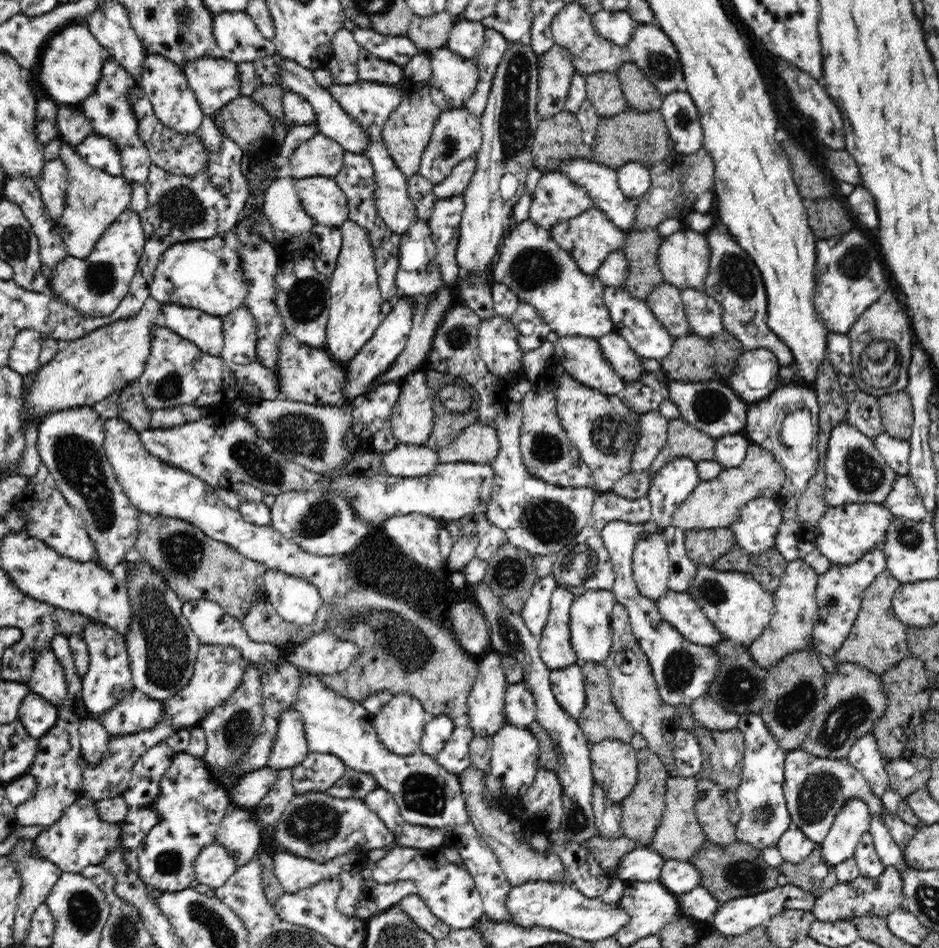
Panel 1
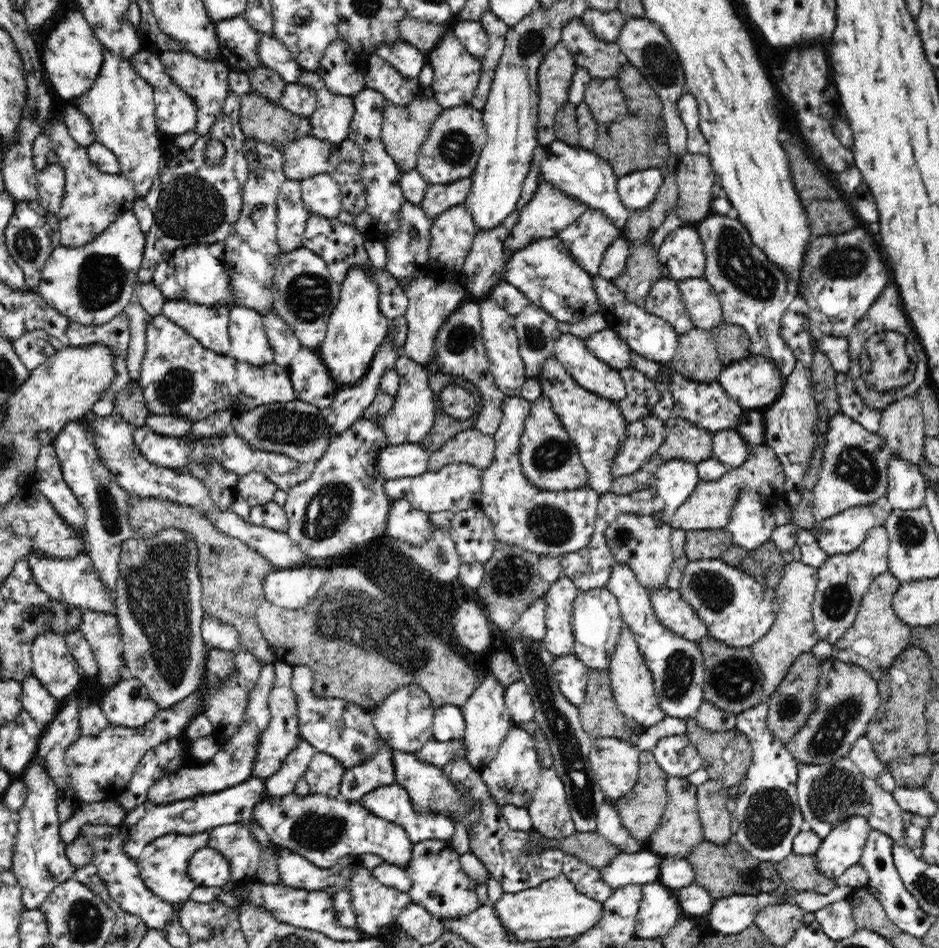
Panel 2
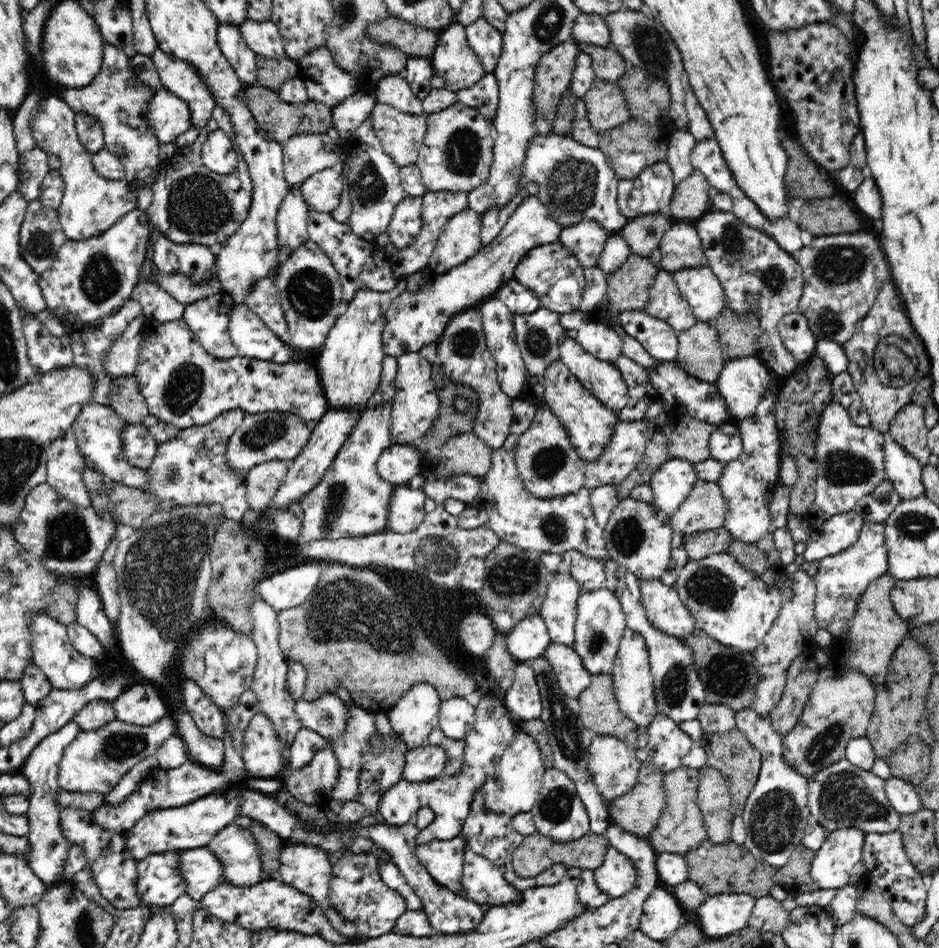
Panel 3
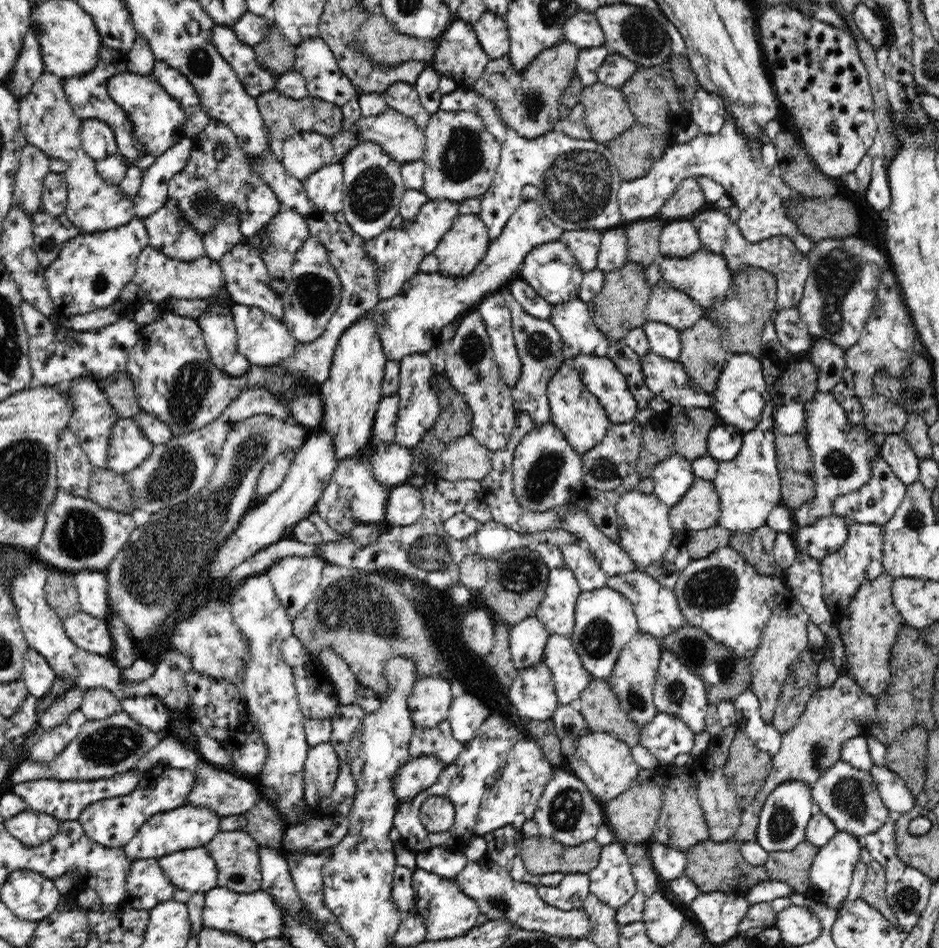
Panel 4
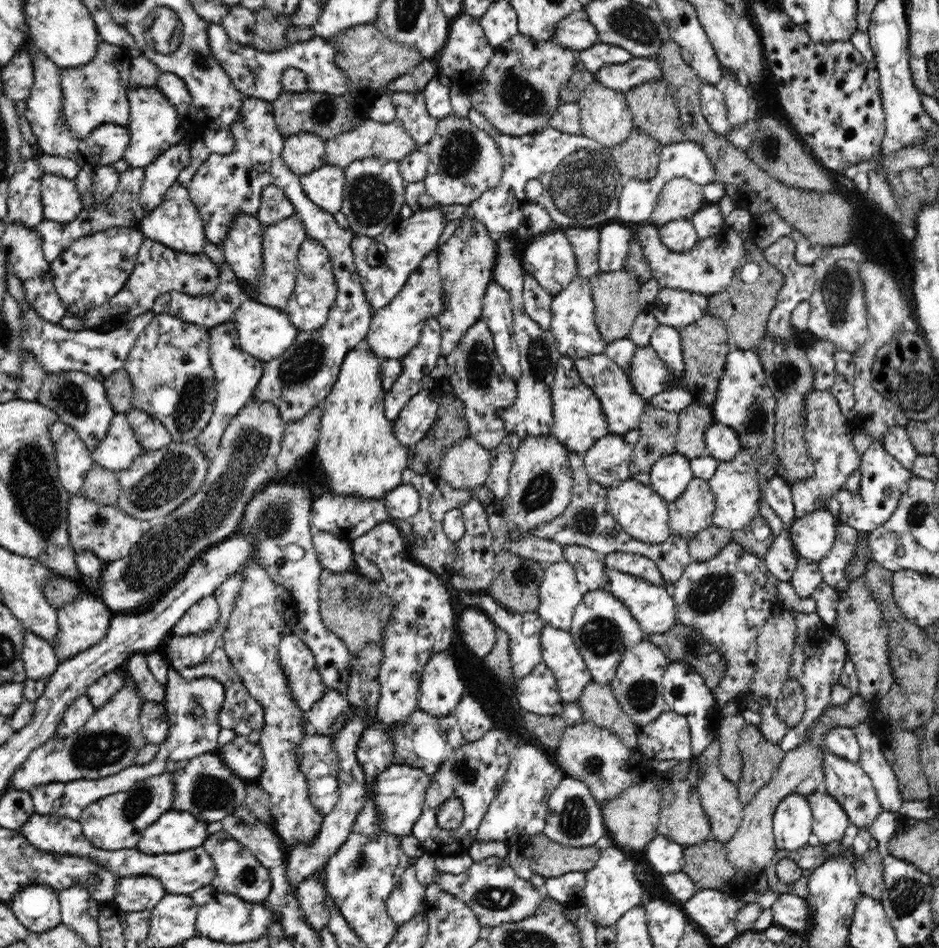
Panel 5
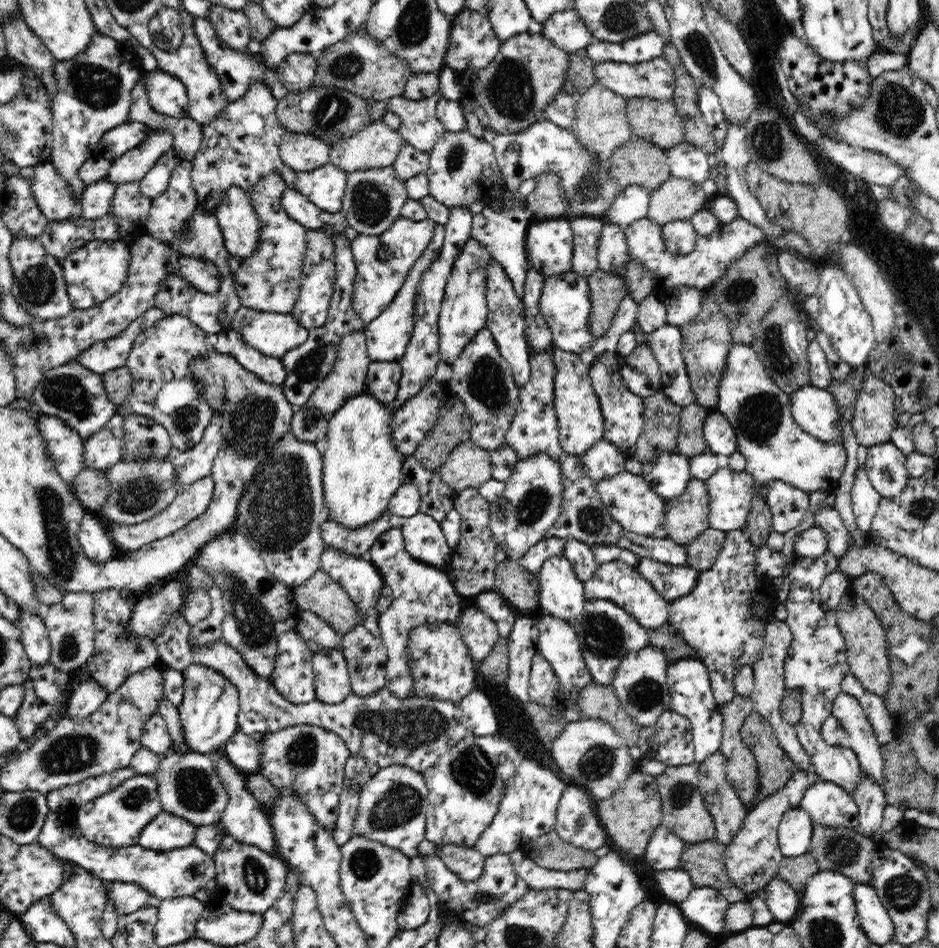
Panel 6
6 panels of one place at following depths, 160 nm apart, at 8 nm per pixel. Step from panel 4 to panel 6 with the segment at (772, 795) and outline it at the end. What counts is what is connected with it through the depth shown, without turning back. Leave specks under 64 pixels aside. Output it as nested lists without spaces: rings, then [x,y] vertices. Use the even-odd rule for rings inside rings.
[[[790,808],[783,814],[777,828],[781,853],[786,856],[800,856],[810,850],[814,822],[805,810]]]

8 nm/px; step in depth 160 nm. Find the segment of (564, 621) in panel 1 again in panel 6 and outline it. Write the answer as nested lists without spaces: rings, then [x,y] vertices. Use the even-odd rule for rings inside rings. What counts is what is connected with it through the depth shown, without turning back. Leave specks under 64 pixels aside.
[[[565,556],[548,558],[537,577],[540,608],[571,623],[582,614],[587,601],[584,585]]]

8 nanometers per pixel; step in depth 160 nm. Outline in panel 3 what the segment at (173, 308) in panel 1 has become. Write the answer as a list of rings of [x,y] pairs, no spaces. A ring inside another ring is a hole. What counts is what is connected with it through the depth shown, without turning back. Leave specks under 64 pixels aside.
[[[224,291],[184,305],[182,320],[192,329],[205,351],[226,360],[236,356],[229,335],[229,320],[236,302]]]

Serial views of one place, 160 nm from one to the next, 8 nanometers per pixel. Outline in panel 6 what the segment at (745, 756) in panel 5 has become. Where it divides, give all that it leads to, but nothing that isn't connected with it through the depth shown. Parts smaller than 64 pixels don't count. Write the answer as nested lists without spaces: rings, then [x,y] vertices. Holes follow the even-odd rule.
[[[753,712],[746,717],[740,736],[756,759],[758,800],[760,800],[762,796],[767,796],[784,786],[793,774],[794,765],[778,744],[768,719],[758,713]]]

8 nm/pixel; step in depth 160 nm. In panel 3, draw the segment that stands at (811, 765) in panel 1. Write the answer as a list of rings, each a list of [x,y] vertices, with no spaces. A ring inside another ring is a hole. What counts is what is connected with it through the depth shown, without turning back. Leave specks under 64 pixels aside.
[[[844,758],[818,770],[817,774],[807,778],[807,782],[807,805],[812,821],[805,828],[801,842],[806,848],[817,851],[829,832],[850,826],[857,826],[865,833],[886,834],[899,830],[902,814],[890,804],[885,781],[874,776],[872,771],[852,765]]]

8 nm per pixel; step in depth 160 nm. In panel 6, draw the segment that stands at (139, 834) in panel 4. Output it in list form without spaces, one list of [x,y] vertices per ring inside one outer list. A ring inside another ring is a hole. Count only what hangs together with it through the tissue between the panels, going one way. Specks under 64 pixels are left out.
[[[162,811],[140,833],[139,845],[148,850],[167,851],[194,844],[196,826],[185,818]]]

